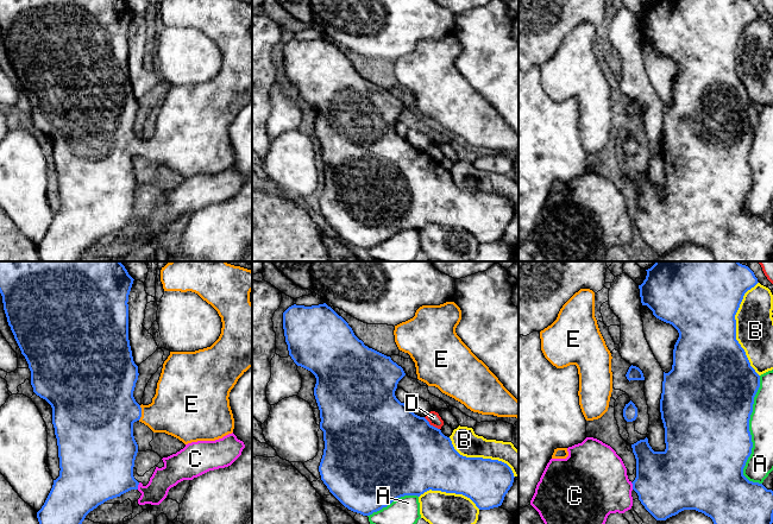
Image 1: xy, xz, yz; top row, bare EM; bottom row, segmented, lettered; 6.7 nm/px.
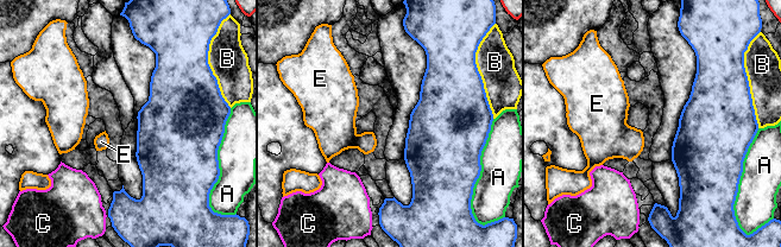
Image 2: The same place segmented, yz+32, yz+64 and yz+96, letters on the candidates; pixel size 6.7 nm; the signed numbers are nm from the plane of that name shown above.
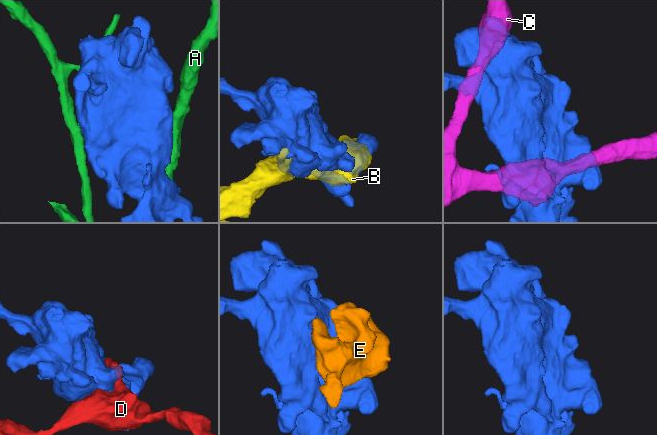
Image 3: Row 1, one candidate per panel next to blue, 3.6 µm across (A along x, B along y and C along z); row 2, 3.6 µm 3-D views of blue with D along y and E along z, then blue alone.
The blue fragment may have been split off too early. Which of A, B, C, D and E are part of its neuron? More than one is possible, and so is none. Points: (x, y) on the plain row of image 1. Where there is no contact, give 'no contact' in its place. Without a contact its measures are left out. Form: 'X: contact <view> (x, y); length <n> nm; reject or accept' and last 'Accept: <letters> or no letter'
A: contact yz (749, 166); length 750 nm; reject
B: contact yz (735, 62); length 650 nm; reject
C: contact xy (137, 220); length 50 nm; reject
D: contact xz (432, 159); length 140 nm; reject
E: contact xy (140, 146); length 110 nm; accept
Accept: E

